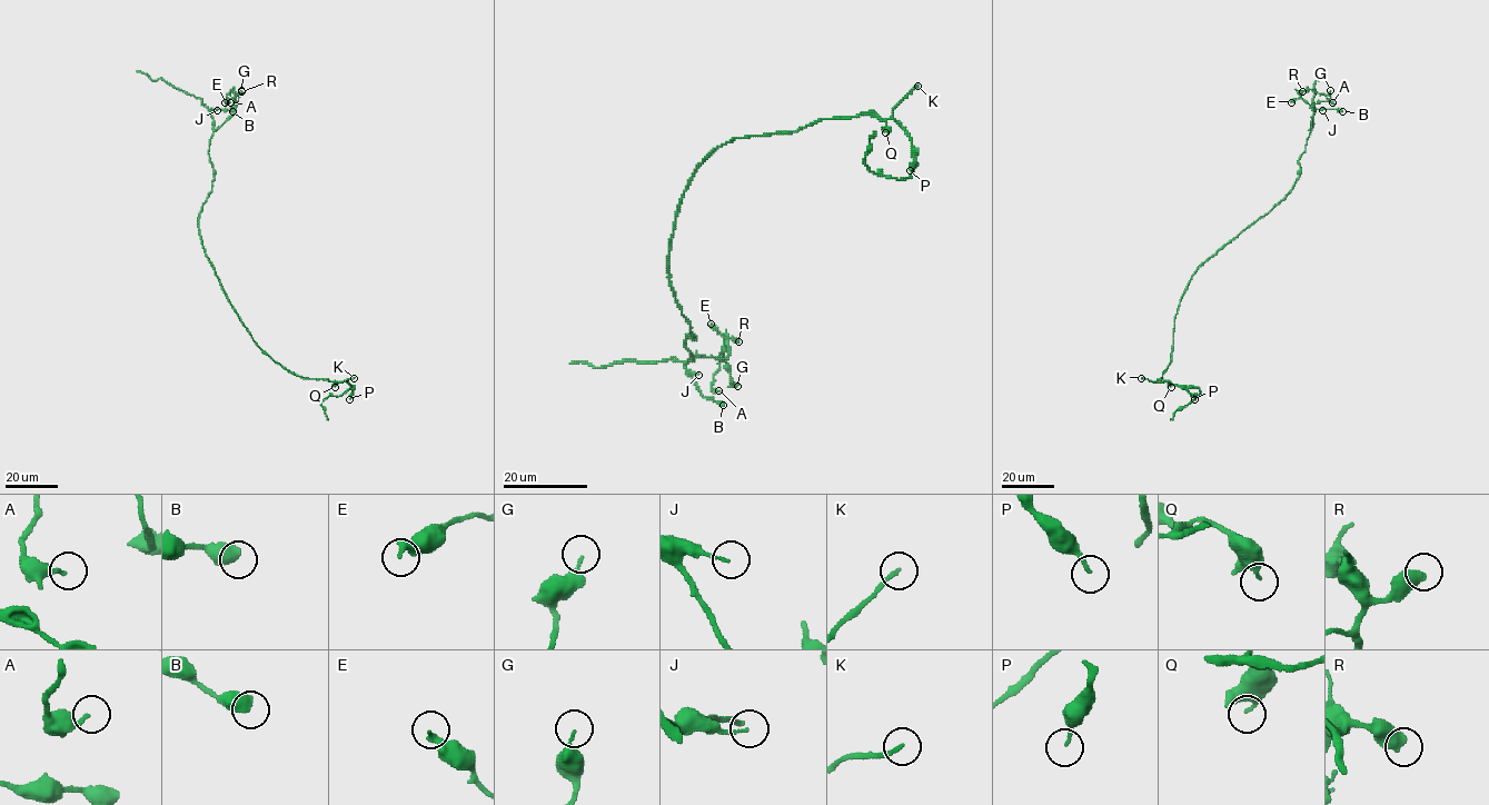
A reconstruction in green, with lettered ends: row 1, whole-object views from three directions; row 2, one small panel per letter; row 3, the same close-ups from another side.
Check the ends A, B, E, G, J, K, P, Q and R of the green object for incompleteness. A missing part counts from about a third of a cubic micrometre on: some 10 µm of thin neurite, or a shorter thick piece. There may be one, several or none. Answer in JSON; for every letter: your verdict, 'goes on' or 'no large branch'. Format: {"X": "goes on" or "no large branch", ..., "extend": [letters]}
{"A": "no large branch", "B": "no large branch", "E": "no large branch", "G": "no large branch", "J": "no large branch", "K": "goes on", "P": "no large branch", "Q": "no large branch", "R": "no large branch", "extend": ["K"]}

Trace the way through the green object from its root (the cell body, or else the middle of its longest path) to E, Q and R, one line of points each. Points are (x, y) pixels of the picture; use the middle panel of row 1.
E: (688, 180), (671, 239), (668, 281), (694, 335), (684, 345), (693, 355), (725, 358), (727, 340), (711, 324)
Q: (688, 180), (718, 146), (738, 137), (796, 132), (819, 120), (863, 113), (882, 118), (885, 132)
R: (688, 180), (668, 255), (669, 286), (694, 335), (684, 345), (693, 355), (725, 358), (727, 339), (738, 341)

